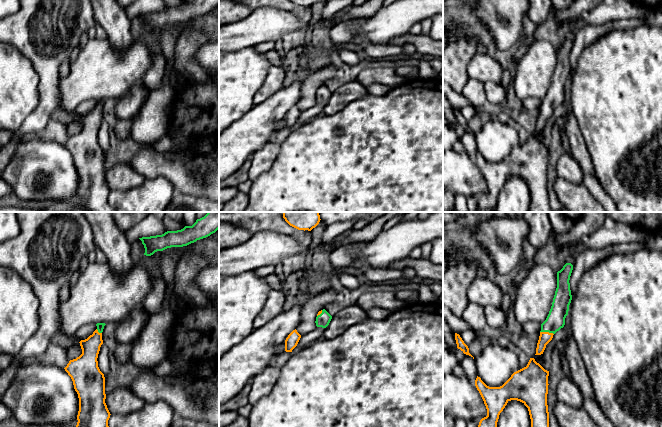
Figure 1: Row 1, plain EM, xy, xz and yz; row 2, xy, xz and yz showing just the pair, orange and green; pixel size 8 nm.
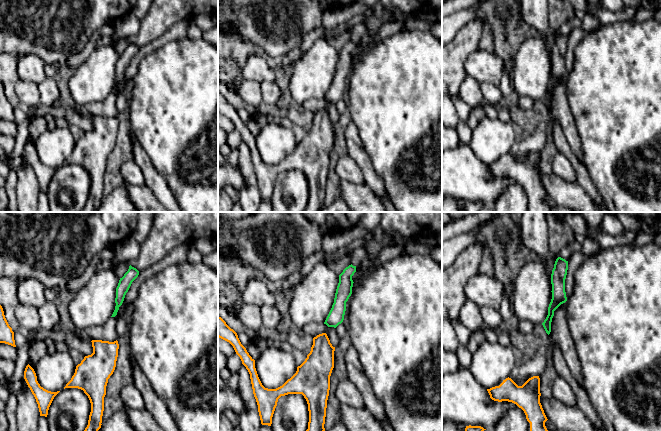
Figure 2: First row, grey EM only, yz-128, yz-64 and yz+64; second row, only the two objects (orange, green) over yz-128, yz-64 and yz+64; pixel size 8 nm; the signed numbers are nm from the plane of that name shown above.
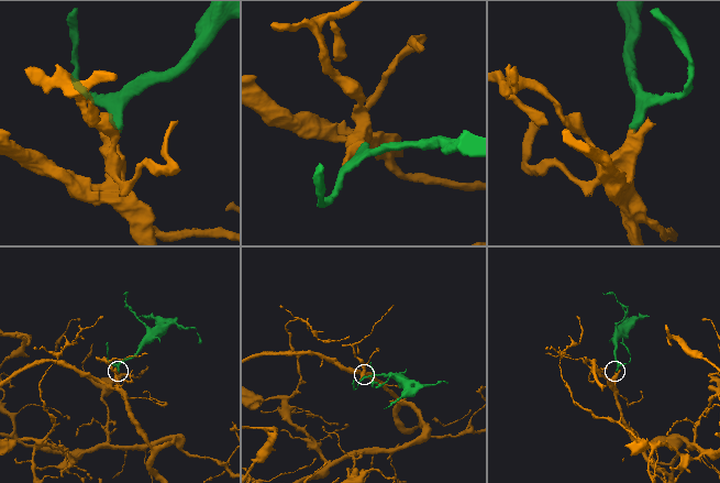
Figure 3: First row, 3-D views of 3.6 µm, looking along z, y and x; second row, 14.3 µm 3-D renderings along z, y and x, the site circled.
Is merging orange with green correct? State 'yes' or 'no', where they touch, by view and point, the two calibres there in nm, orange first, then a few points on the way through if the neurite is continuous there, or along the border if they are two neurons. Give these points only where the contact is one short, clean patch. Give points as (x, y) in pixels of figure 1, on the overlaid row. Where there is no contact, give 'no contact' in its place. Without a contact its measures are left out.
yes | yz (547, 332) | 100/150 nm | across yz (545, 337), (547, 332), (555, 320)

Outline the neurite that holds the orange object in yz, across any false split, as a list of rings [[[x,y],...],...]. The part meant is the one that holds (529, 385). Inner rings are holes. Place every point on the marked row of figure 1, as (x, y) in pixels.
[[[534,358],[500,387],[489,387],[477,376],[475,386],[487,409],[487,416],[478,427],[497,427],[500,413],[511,400],[520,401],[528,408],[531,427],[549,427],[548,376],[549,371]]]

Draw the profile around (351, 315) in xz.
[[[358,305],[348,306],[334,315],[323,332],[323,339],[333,339],[347,328],[367,319],[367,311]]]

